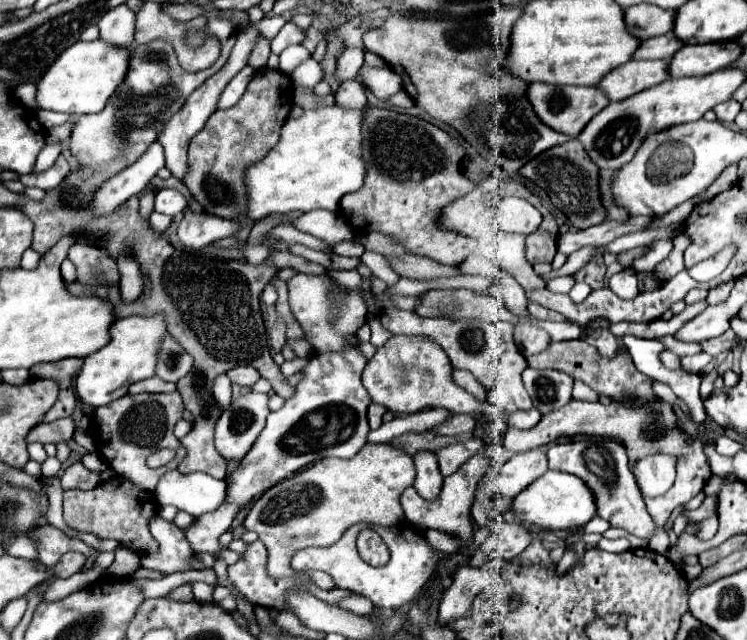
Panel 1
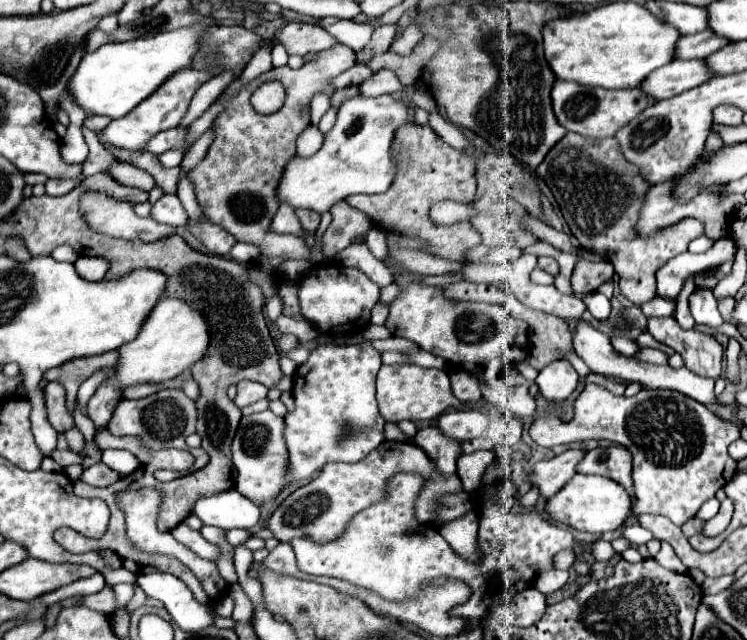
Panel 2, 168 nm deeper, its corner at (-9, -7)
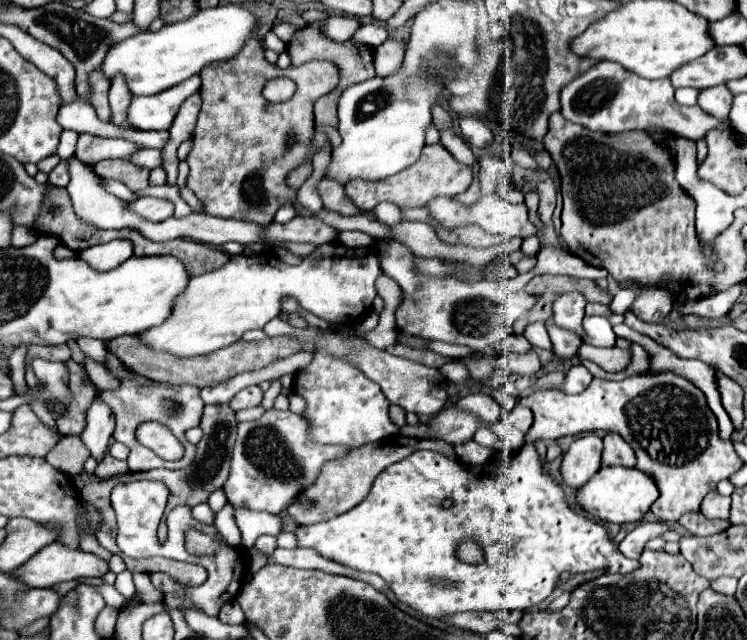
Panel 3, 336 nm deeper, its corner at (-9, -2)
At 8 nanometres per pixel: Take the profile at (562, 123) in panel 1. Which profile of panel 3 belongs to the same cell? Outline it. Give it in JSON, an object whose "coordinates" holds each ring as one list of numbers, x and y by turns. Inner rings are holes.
{"coordinates":[[614,62,596,64,588,72,576,76,560,92,560,100,562,100,562,114,566,120,580,124,588,130,606,134,624,130,644,130,648,126,666,126,692,140,702,140,706,132,726,130,730,126,728,120,716,118,700,110,700,106,694,108,676,106,674,86,670,84,670,78,658,78,658,80,636,78,636,74,628,74,628,70,616,66]]}

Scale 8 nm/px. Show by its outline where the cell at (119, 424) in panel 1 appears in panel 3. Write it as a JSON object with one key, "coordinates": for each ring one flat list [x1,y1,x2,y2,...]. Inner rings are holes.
{"coordinates":[[108,354,108,364,112,364,112,372,122,380,122,386,118,390,106,390,106,392,100,392,98,396,112,408,114,412,114,418,116,418,116,430,112,434,112,438,116,442,124,442,124,444,134,444,136,438,134,438,134,430,138,424,142,422,148,422,148,420,154,420,154,422,160,422,164,426,168,426,174,436,184,444,186,448,186,454,182,460,178,462,164,462,160,460,158,466,164,466,168,470,180,470,180,468,186,468,194,462,196,458,196,446,190,444,184,436,184,432,188,428,194,428,200,424,200,416,202,416,202,408,204,408,204,402,200,398,200,392,196,386,190,386,190,384,180,384,180,386,170,386,170,384,164,384,164,382,152,382,144,376,138,376,134,374,132,370,128,370,126,366,122,366,122,362,118,358,112,358,112,354]]}

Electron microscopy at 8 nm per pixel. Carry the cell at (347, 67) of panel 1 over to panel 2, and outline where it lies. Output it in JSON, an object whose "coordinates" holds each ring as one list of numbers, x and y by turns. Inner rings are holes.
{"coordinates":[[390,23,390,25,380,25,380,27,374,31,374,35,372,35,370,45,368,45,366,49,362,49,362,51,356,55,358,63,368,61,372,55,386,51,386,49,390,47,390,43,394,41,396,35,398,35,398,27,396,27,394,23]]}

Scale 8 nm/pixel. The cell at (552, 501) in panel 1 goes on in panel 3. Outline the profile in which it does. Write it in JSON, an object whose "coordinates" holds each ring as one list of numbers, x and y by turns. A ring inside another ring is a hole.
{"coordinates":[[602,466,576,492,576,500,586,512,590,512,594,518,602,522,614,522,614,524,638,522,648,512,650,504,656,498,658,498,658,490,656,490,656,484,652,482,652,476,636,468,624,468,624,466]]}

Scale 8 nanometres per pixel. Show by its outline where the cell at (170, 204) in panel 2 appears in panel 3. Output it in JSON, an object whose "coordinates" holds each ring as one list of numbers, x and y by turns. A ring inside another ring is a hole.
{"coordinates":[[144,196,136,202,132,202,130,206,132,206,132,210,136,210,136,214,140,214,142,218,148,218,152,222,162,222,174,214,174,204,170,200,152,198,152,196]]}

